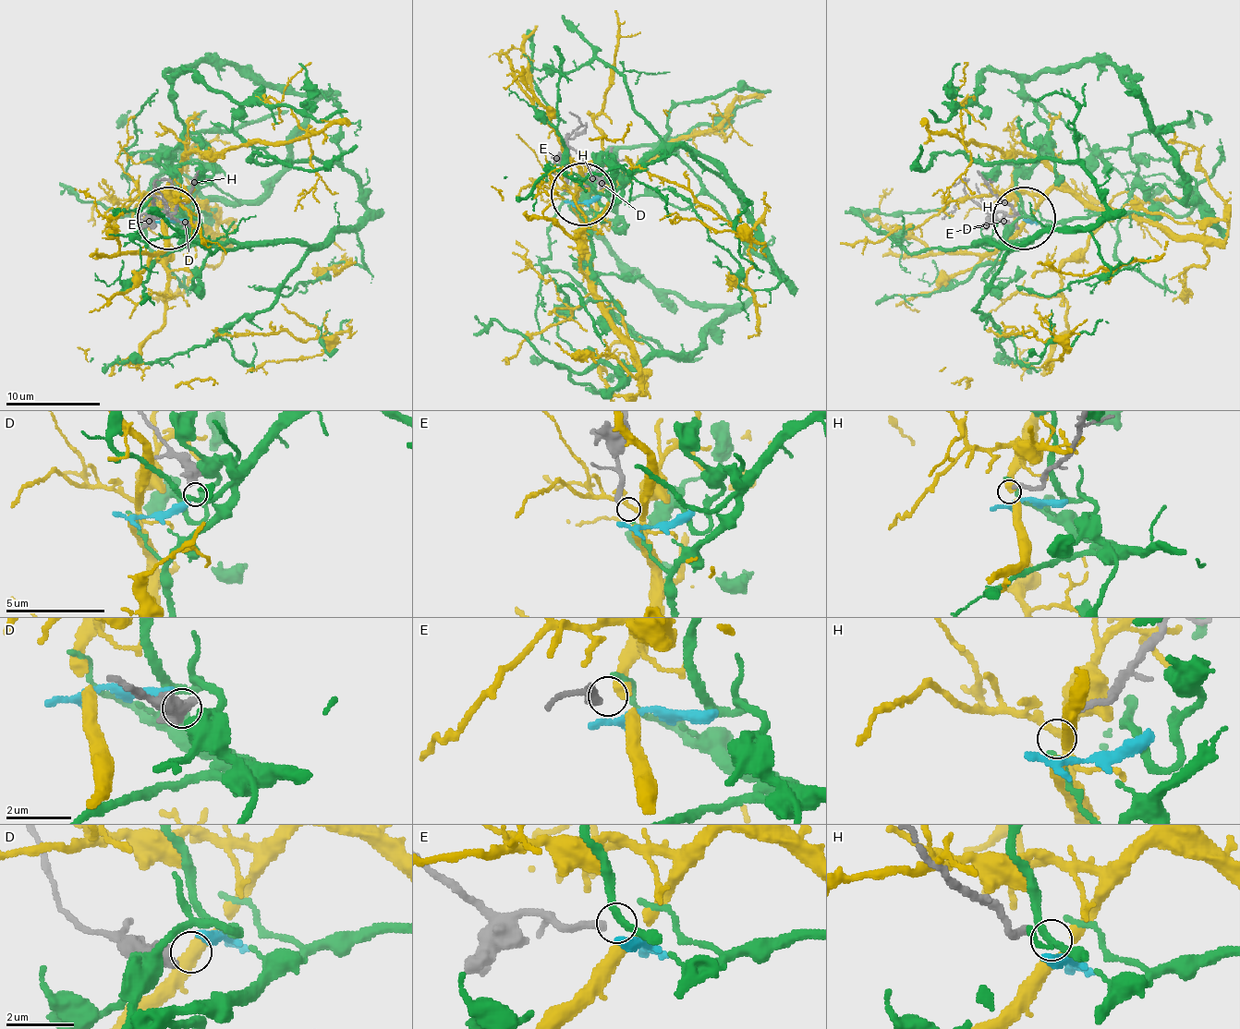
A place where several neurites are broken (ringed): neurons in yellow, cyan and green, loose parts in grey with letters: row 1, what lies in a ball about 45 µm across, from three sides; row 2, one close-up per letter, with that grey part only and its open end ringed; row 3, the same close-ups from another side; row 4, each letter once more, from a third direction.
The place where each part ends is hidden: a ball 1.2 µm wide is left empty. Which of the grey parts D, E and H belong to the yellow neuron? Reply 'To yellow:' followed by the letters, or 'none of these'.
To yellow: none of these

